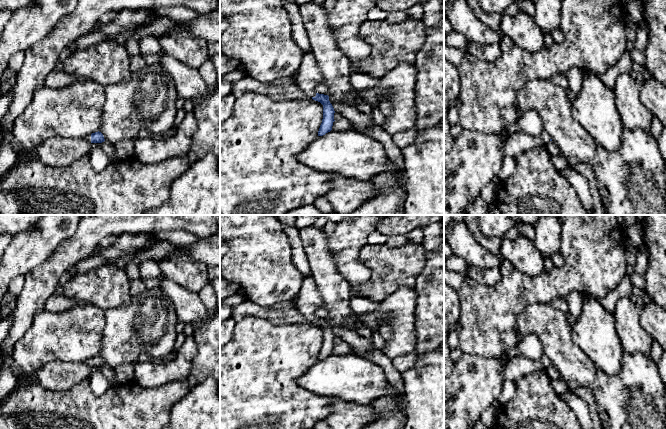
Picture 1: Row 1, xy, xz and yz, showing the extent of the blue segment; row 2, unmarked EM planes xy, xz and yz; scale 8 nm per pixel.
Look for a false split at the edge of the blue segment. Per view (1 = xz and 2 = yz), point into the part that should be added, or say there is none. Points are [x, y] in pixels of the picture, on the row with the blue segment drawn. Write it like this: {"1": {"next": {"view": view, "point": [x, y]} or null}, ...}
{"1": {"next": {"view": "xz", "point": [308, 75]}}, "2": {"next": {"view": "yz", "point": [517, 143]}}}

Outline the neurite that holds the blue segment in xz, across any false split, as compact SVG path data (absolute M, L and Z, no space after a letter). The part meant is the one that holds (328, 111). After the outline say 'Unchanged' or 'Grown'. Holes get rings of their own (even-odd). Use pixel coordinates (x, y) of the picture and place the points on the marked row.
M311 52L304 54L302 63L295 74L295 79L303 92L323 105L323 119L318 131L318 136L325 135L332 130L333 122L335 121L335 111L329 101L329 96L319 94L315 91L316 85L319 83L325 84L325 80Z. Grown

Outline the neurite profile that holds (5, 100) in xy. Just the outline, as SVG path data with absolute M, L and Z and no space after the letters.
M11 90L0 97L0 122L1 119L4 117L5 112L9 108L11 100L12 100Z

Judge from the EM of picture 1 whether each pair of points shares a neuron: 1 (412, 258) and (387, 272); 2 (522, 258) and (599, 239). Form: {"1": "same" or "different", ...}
{"1": "same", "2": "different"}

